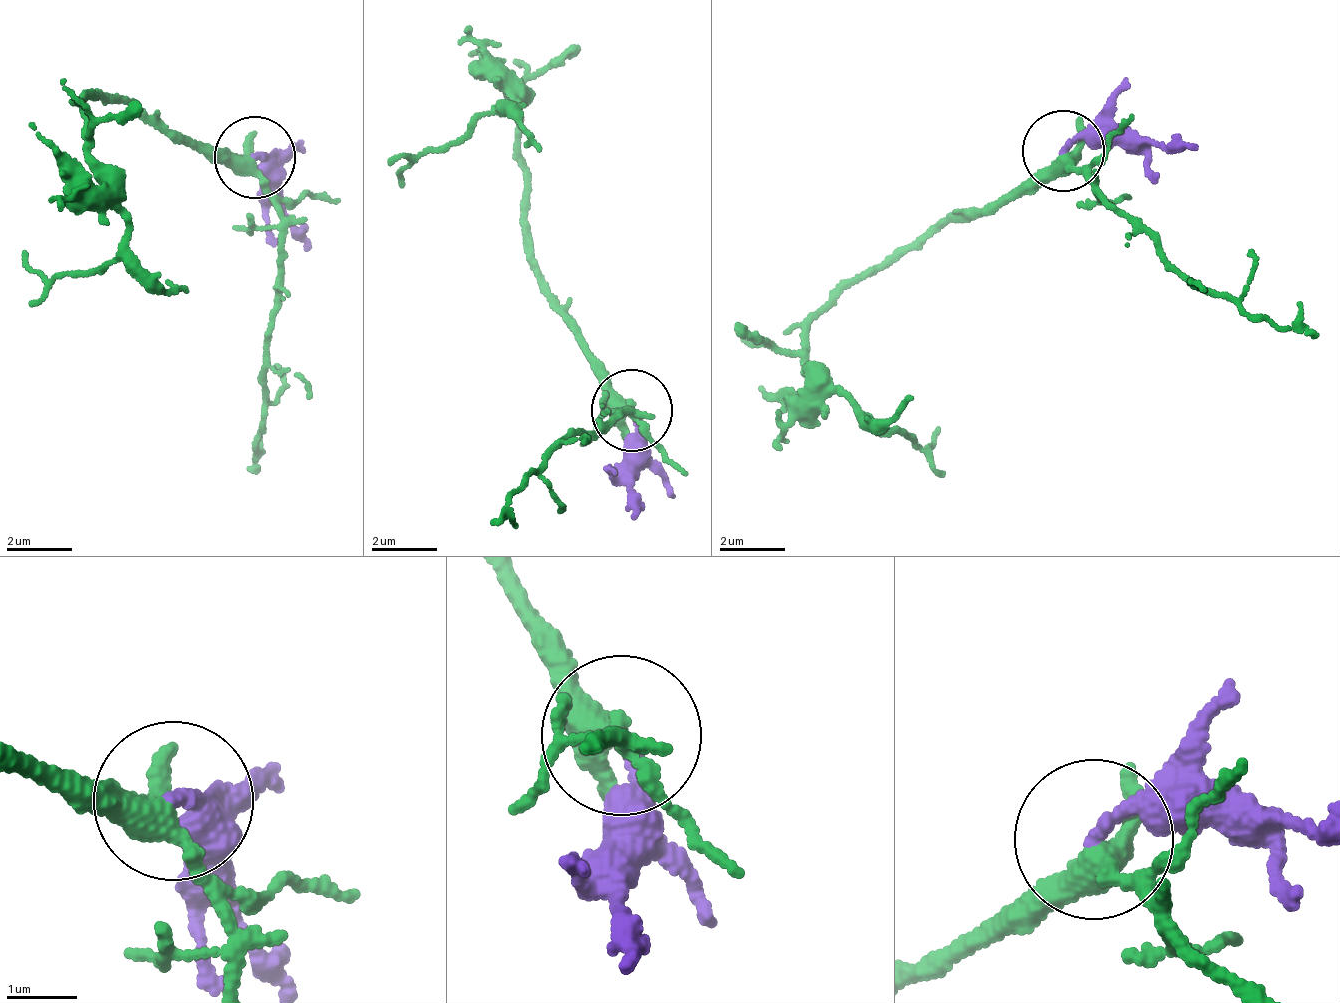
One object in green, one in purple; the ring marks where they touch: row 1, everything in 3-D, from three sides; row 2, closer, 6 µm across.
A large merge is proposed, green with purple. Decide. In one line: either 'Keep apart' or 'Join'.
Keep apart

